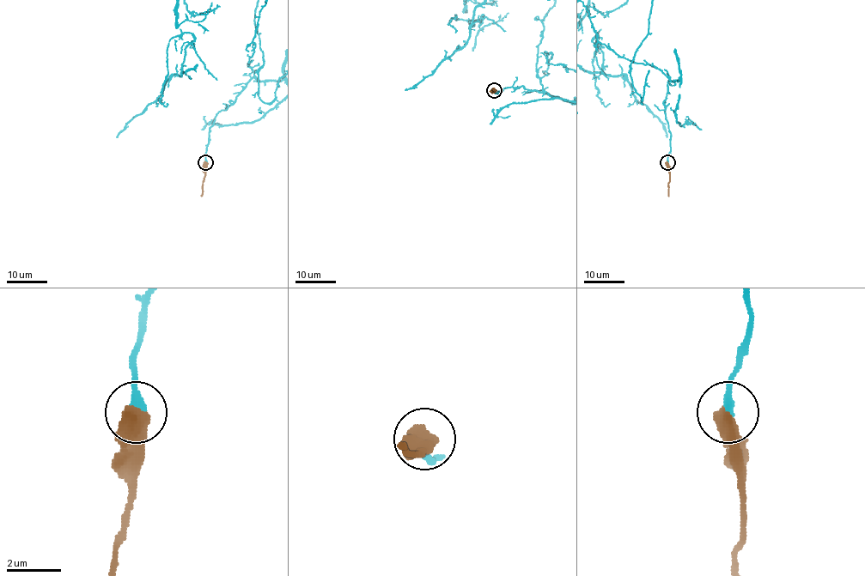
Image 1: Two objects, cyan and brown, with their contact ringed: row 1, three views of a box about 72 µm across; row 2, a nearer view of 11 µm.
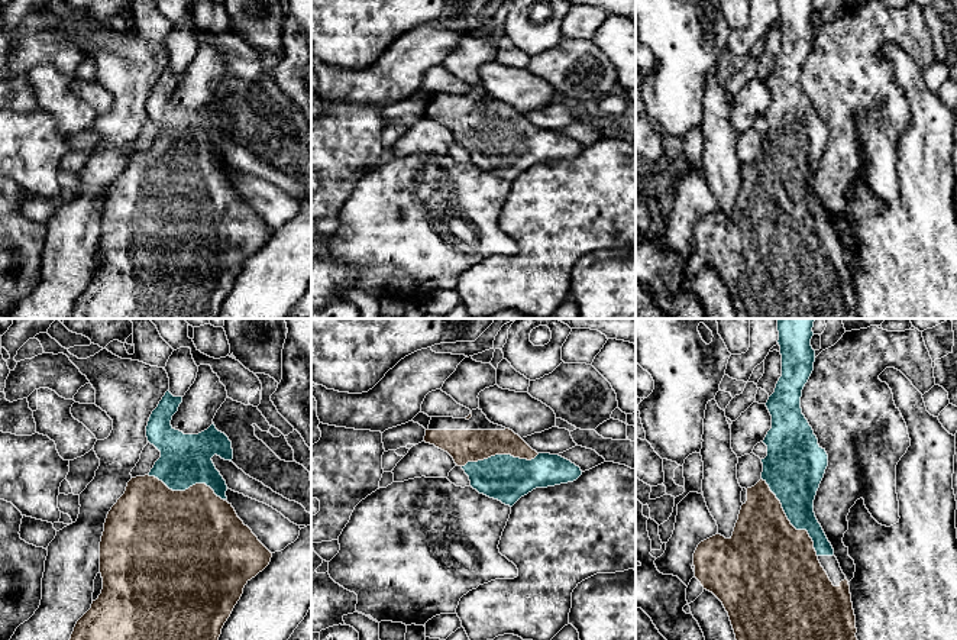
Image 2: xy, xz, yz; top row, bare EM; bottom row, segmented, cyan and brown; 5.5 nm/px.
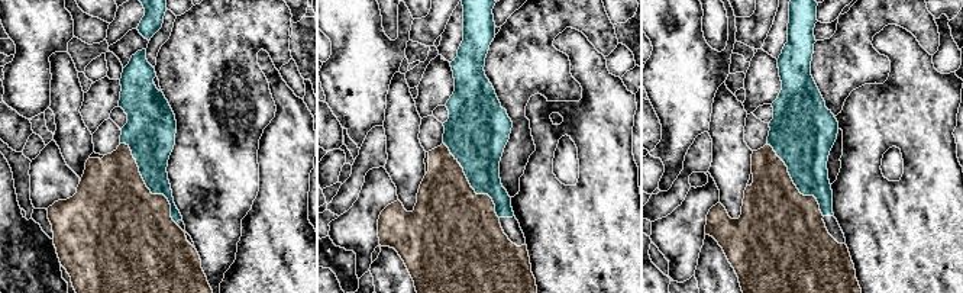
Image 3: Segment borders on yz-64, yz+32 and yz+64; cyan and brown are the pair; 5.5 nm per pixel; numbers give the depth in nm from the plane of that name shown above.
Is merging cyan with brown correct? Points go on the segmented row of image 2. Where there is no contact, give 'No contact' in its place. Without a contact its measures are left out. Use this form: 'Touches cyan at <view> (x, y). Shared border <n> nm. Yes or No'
Touches cyan at yz (789, 520). Shared border 550 nm. Yes

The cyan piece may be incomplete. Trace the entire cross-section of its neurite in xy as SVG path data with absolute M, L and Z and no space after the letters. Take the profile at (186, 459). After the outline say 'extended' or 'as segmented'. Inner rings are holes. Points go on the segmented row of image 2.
M168 390L149 417L146 437L148 442L161 452L161 458L155 462L148 475L132 478L127 482L125 494L109 511L100 542L103 589L98 598L93 601L91 608L77 621L69 640L219 640L224 623L243 594L245 585L271 562L272 553L258 540L252 530L243 524L232 504L226 501L226 481L211 460L211 458L217 455L232 462L232 442L224 433L216 429L214 423L198 434L184 434L175 430L171 426L171 420L181 403L182 397L174 397Z; extended

